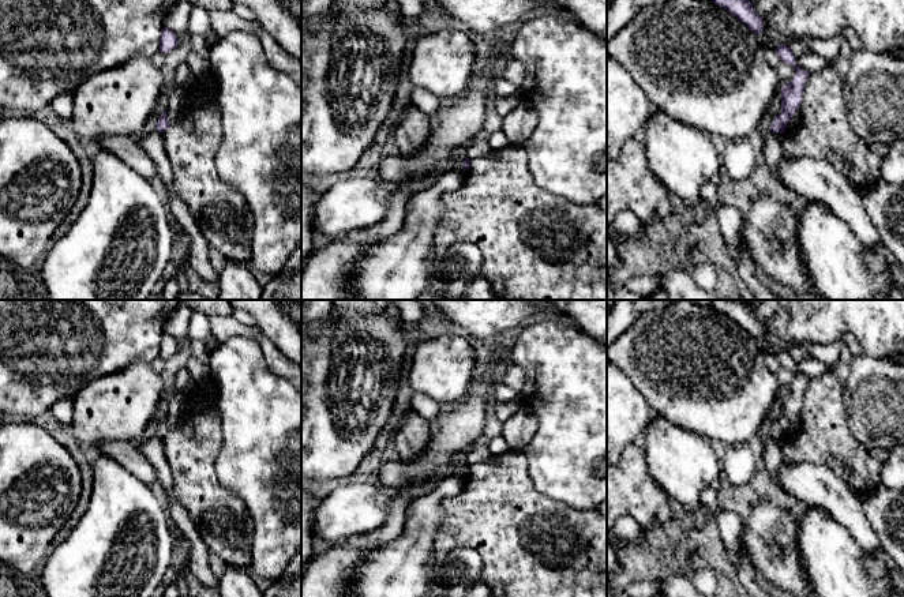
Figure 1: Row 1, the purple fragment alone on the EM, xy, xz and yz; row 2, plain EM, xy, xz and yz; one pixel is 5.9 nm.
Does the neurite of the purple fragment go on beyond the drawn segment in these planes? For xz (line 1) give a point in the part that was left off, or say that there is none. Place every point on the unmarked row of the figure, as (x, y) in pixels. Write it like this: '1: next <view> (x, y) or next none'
1: next none

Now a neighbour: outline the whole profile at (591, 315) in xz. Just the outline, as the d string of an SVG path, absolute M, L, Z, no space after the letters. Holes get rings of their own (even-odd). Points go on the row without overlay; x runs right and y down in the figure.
M543 300L558 315L571 318L589 337L607 346L607 300Z

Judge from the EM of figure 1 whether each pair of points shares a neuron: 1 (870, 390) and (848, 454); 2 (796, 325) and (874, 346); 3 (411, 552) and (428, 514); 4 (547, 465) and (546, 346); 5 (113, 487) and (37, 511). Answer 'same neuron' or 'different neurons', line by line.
1: different neurons
2: same neuron
3: same neuron
4: same neuron
5: different neurons

